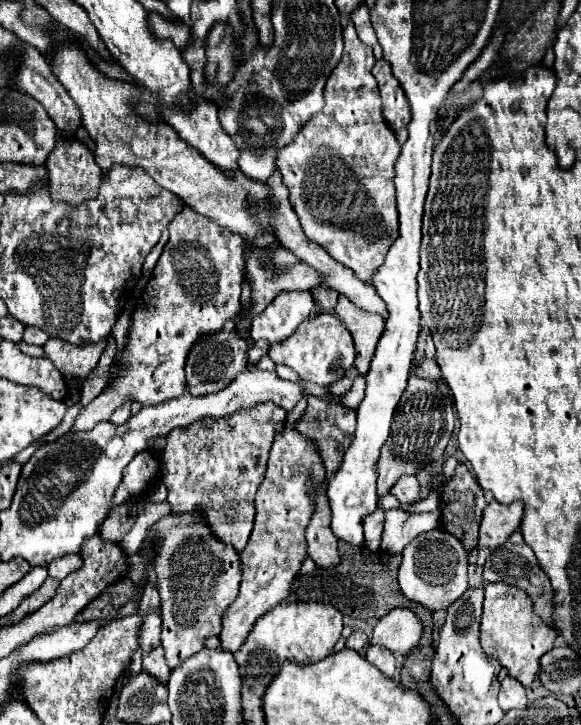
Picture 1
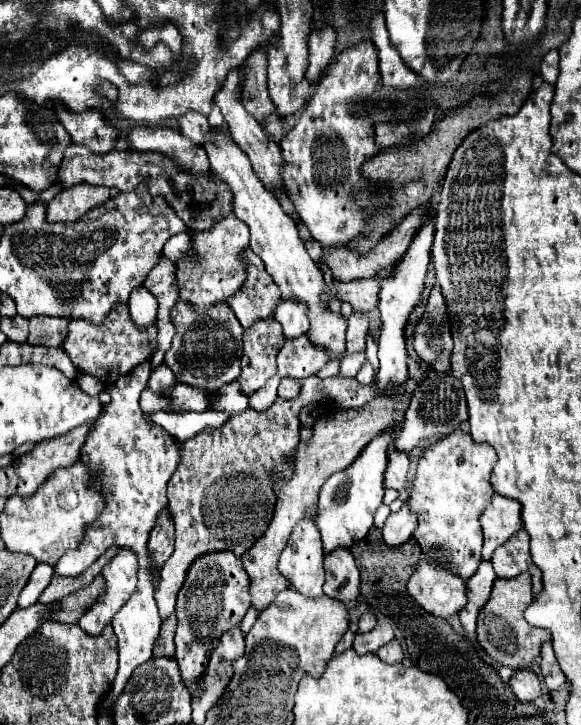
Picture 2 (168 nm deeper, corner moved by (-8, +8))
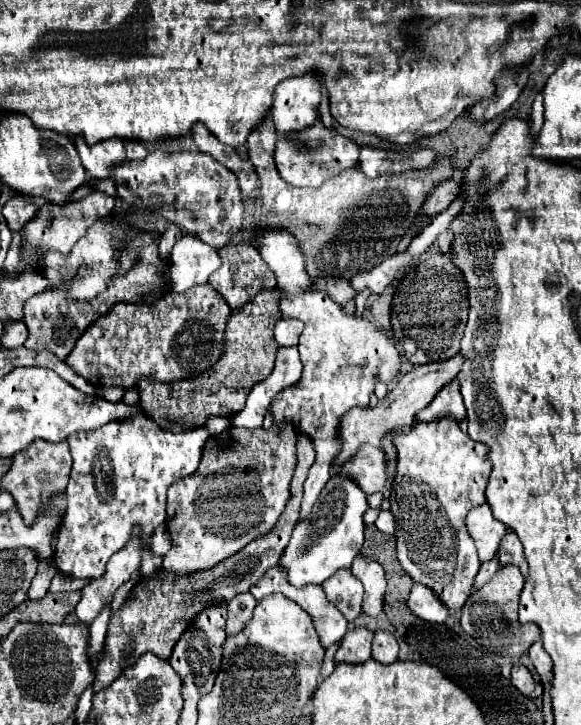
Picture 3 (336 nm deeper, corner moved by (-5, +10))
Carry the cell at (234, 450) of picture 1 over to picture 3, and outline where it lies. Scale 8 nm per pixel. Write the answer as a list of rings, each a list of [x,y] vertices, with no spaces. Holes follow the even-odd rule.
[[[289,422],[271,428],[237,428],[211,436],[203,448],[199,468],[171,484],[167,492],[167,520],[173,546],[163,560],[163,570],[189,576],[213,568],[249,542],[265,536],[275,526],[291,498],[289,484],[297,466],[295,428]]]

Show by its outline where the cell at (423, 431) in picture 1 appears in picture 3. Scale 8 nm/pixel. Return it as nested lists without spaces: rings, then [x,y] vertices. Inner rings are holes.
[[[451,380],[437,392],[437,396],[433,398],[433,402],[429,406],[425,406],[421,412],[415,414],[415,424],[423,422],[423,420],[437,420],[437,418],[447,418],[447,416],[459,422],[465,418],[465,414],[467,412],[463,408],[459,382]]]

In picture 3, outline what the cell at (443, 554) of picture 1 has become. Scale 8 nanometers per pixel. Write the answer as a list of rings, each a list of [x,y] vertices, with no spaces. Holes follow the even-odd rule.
[[[421,582],[413,584],[407,604],[419,618],[433,622],[433,624],[443,624],[449,616],[449,610],[441,602],[441,598],[429,586],[425,586]]]

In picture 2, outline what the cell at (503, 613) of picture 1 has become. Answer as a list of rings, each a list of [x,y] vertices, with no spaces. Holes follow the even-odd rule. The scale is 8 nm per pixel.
[[[522,572],[514,578],[496,578],[490,600],[484,604],[484,608],[478,614],[476,624],[476,636],[478,646],[488,654],[490,660],[496,660],[496,664],[510,666],[514,670],[522,670],[532,666],[540,656],[540,646],[544,640],[550,640],[550,632],[542,628],[532,628],[524,620],[524,610],[530,606],[534,594],[530,584],[530,574]]]

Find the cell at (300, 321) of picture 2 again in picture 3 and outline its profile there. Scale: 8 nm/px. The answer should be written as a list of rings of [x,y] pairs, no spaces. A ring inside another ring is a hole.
[[[281,318],[275,324],[275,340],[279,342],[279,346],[297,346],[301,332],[303,332],[303,322],[301,320]]]

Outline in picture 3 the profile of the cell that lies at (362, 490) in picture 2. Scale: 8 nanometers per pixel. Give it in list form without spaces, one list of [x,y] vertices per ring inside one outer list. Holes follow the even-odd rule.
[[[335,474],[319,494],[319,500],[313,506],[313,512],[305,524],[297,524],[293,536],[279,560],[289,570],[289,582],[295,586],[303,584],[321,584],[337,568],[351,568],[353,558],[361,552],[363,546],[363,514],[369,508],[367,494],[359,484],[345,474]]]

